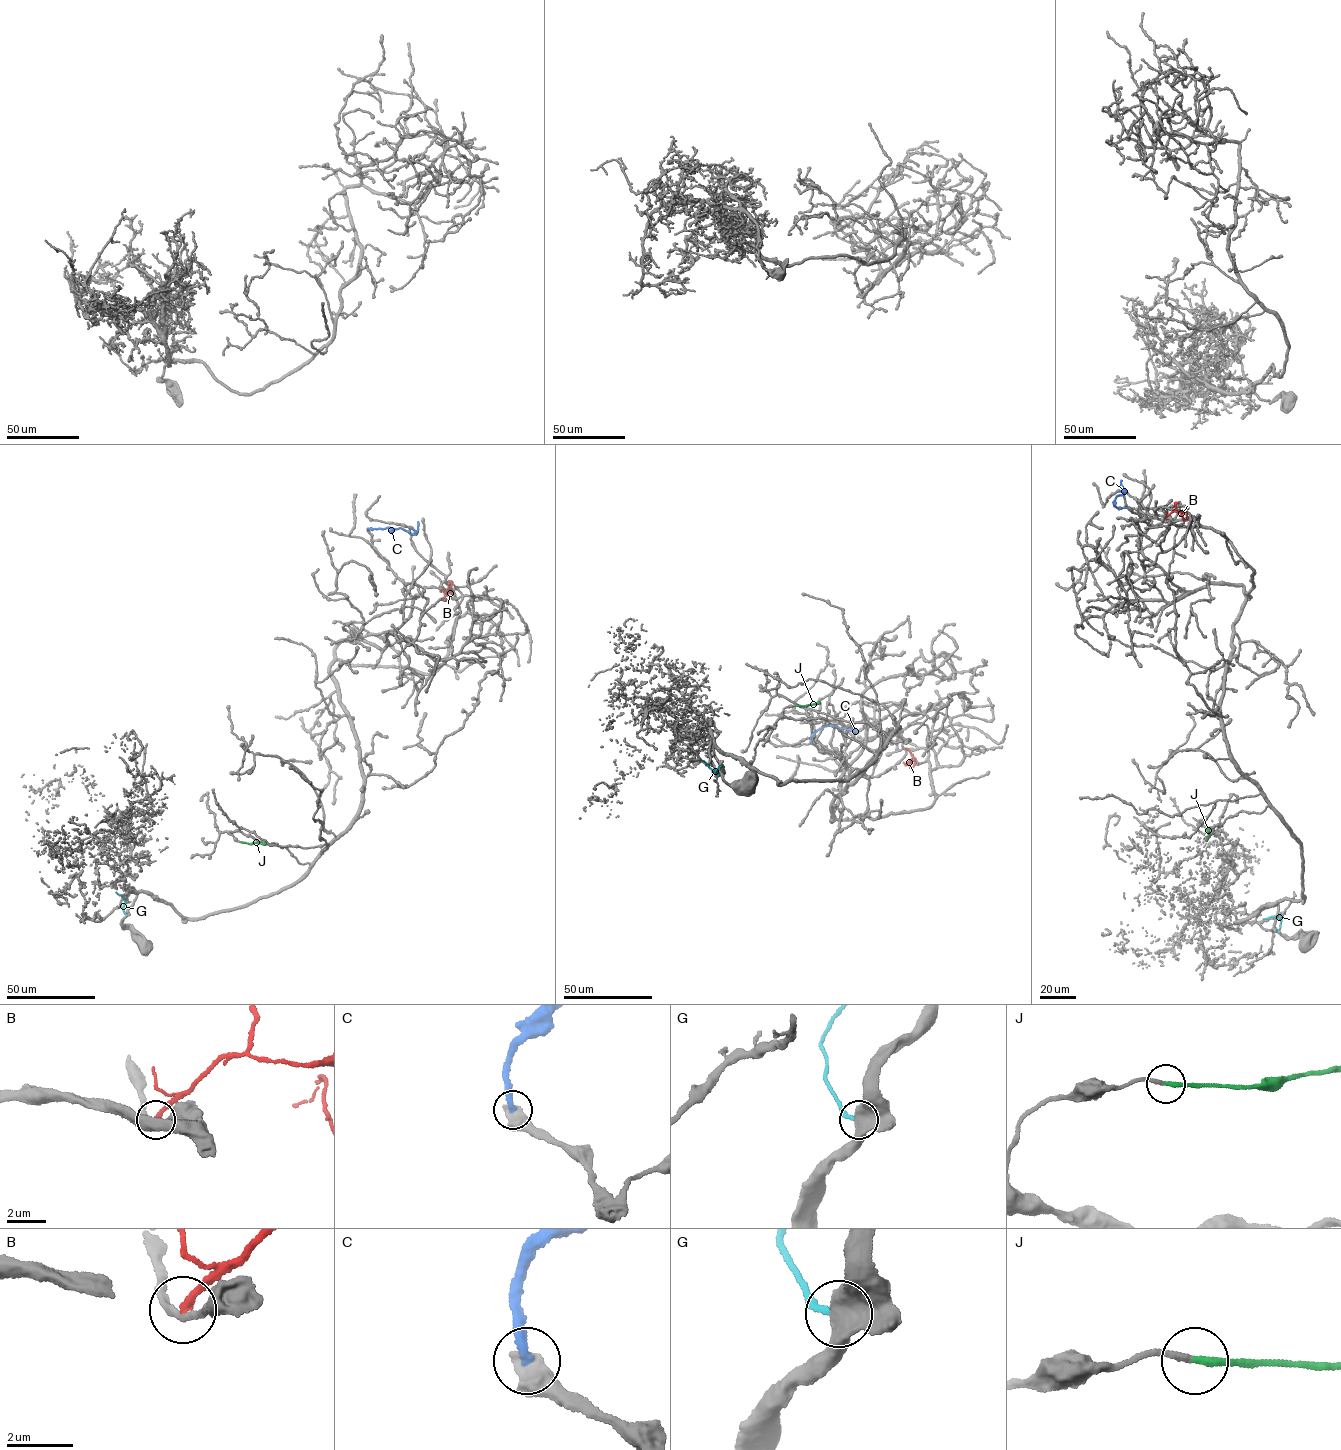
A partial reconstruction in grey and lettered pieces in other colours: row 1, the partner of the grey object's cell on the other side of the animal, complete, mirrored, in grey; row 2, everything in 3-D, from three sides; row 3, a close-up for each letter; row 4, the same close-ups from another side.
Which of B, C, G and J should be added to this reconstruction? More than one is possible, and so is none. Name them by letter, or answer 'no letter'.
J

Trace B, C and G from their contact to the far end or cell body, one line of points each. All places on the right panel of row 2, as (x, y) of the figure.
B: (1166, 517), (1172, 511), (1185, 511), (1188, 519), (1184, 520), (1182, 513), (1179, 516)
C: (1126, 507), (1116, 507), (1113, 502), (1116, 496), (1123, 494), (1121, 480)
G: (1278, 930), (1280, 918), (1263, 919)

